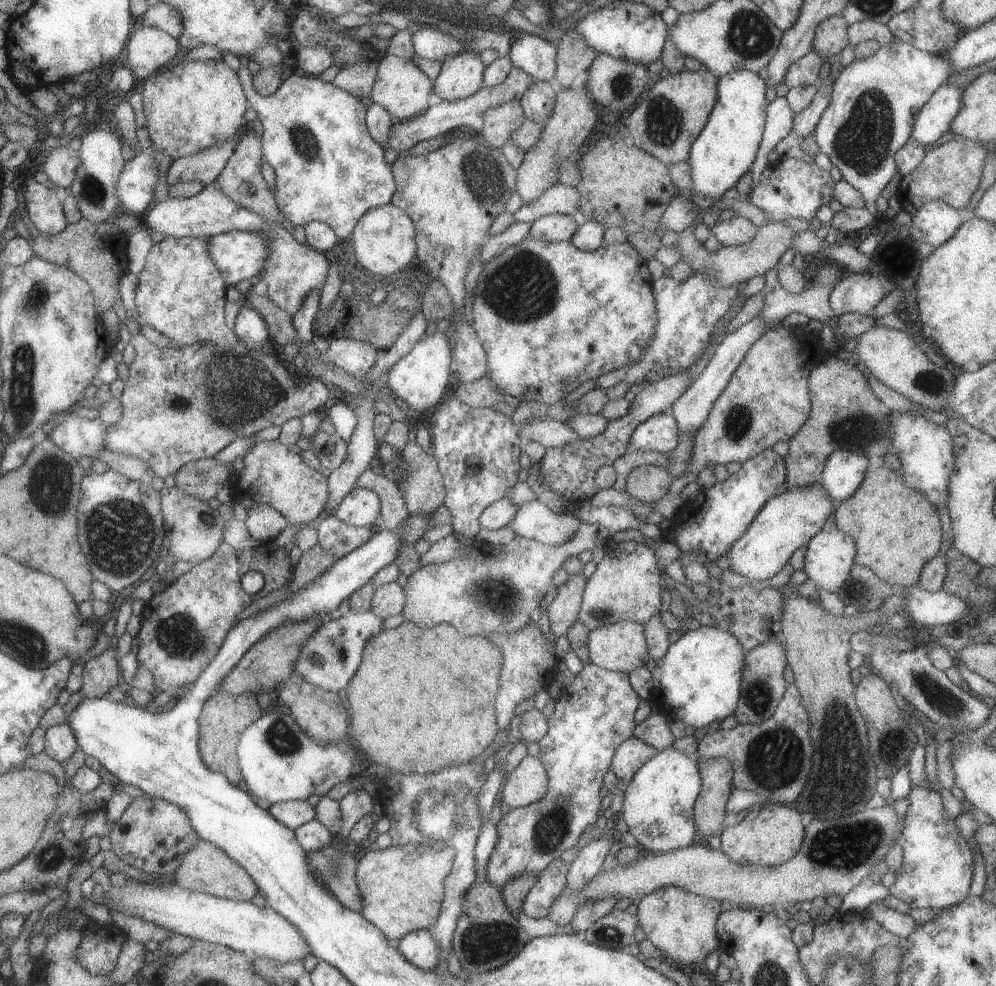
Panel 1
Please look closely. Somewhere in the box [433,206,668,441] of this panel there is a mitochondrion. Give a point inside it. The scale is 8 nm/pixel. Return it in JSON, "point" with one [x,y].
{"point":[524,288]}

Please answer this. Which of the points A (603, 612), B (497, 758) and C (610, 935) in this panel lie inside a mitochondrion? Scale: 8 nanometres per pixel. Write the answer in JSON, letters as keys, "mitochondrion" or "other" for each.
{"A":"mitochondrion","B":"other","C":"mitochondrion"}

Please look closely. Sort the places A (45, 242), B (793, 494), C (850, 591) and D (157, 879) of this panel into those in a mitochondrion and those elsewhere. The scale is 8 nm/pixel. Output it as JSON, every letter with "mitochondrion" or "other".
{"A":"other","B":"other","C":"other","D":"other"}

